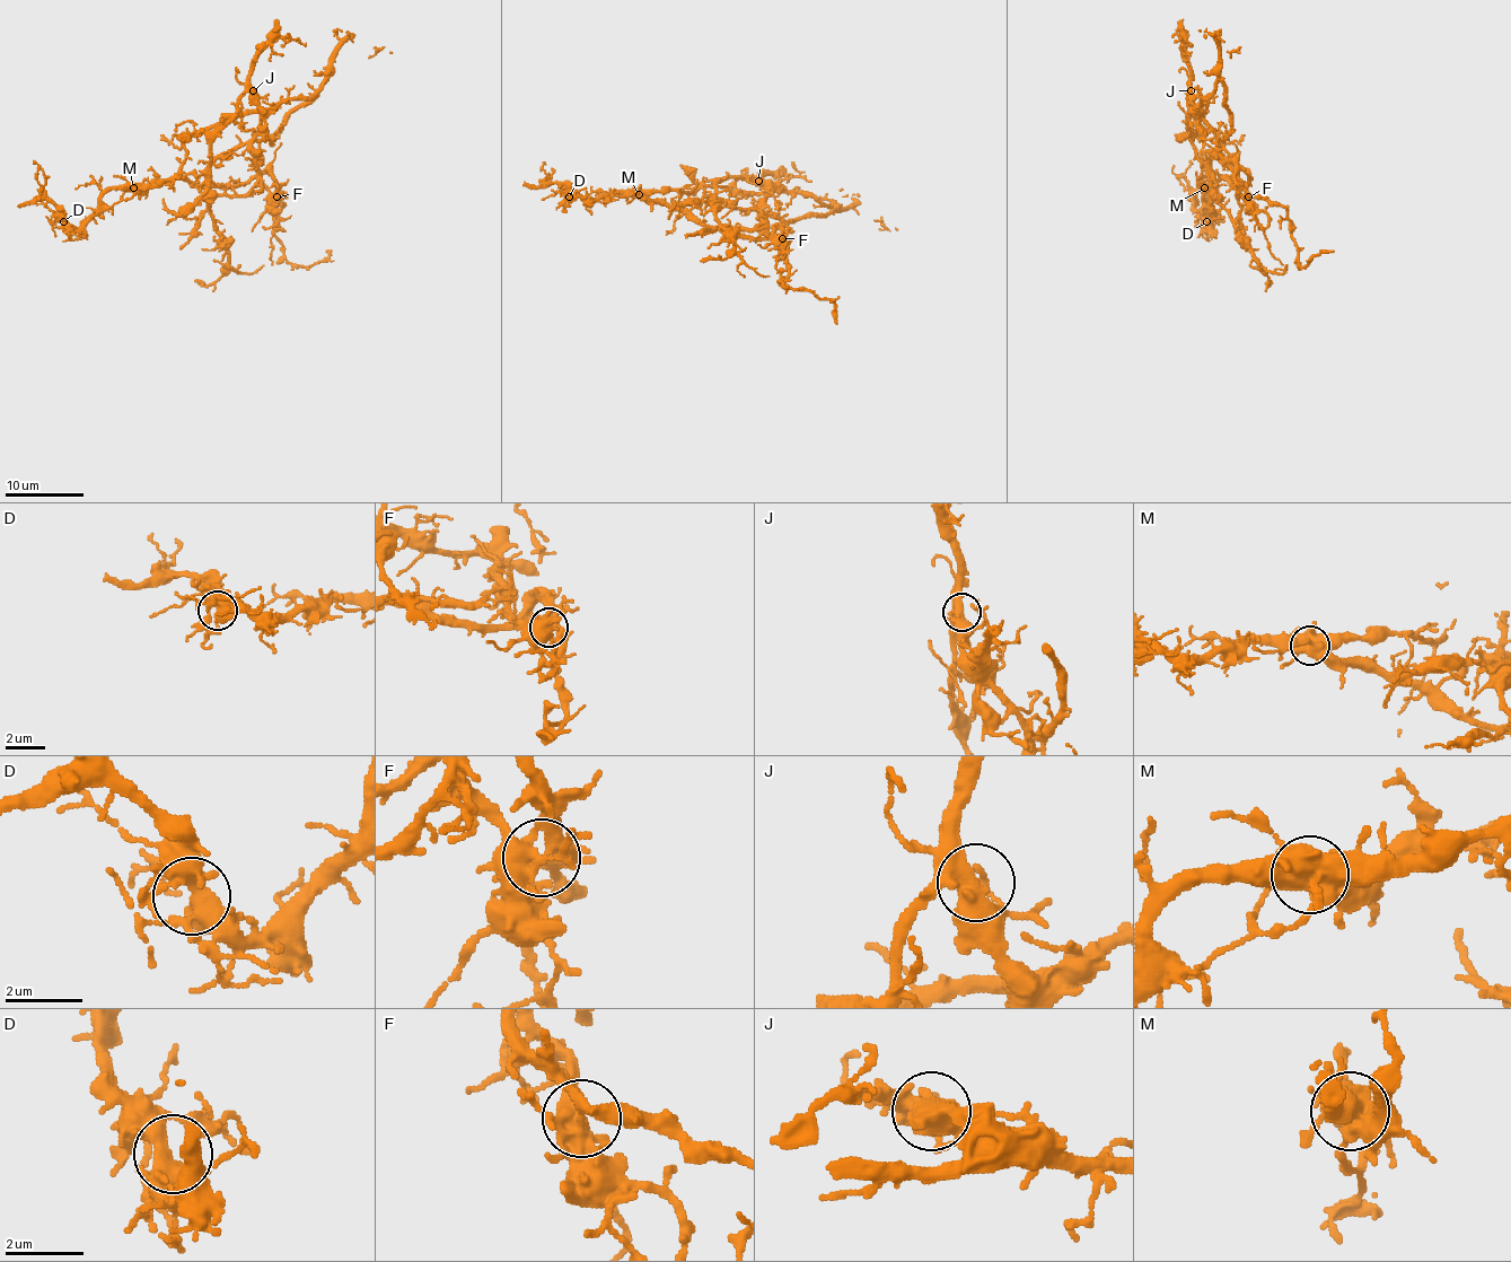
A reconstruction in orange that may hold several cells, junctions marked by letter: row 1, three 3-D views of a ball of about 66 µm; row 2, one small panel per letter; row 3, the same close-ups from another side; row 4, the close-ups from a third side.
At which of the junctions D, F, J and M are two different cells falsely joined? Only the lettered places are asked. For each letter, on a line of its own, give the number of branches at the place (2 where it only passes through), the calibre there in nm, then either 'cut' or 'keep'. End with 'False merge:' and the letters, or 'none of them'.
D: branches 6; calibre 440 nm; keep
F: branches 6; calibre 400 nm; cut
J: branches 4; calibre 440 nm; keep
M: branches 9; calibre 650 nm; cut
False merge: F, M

